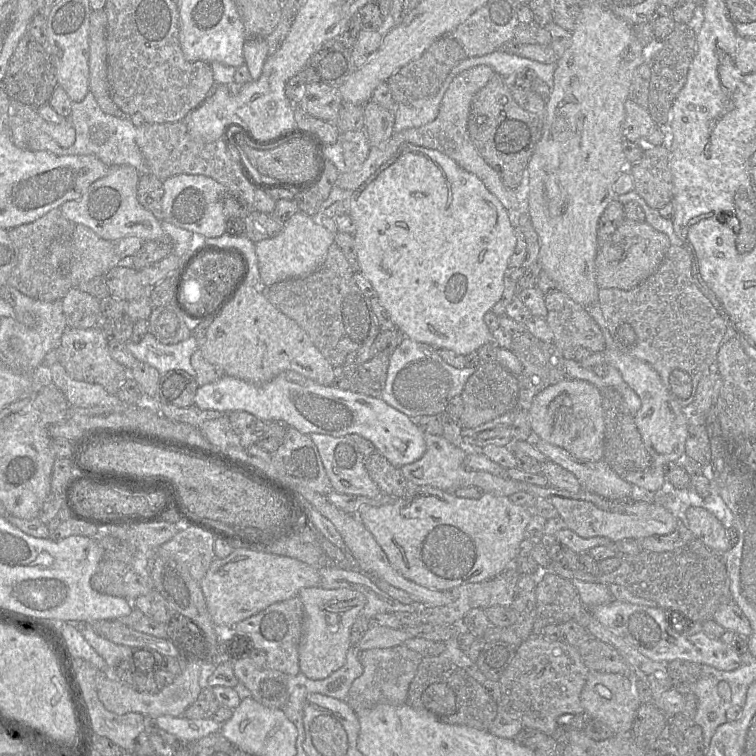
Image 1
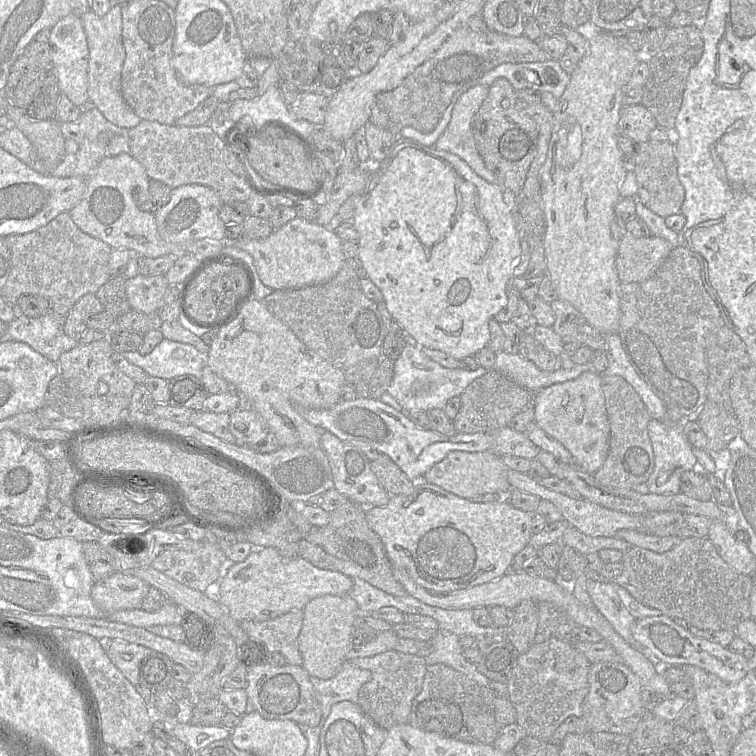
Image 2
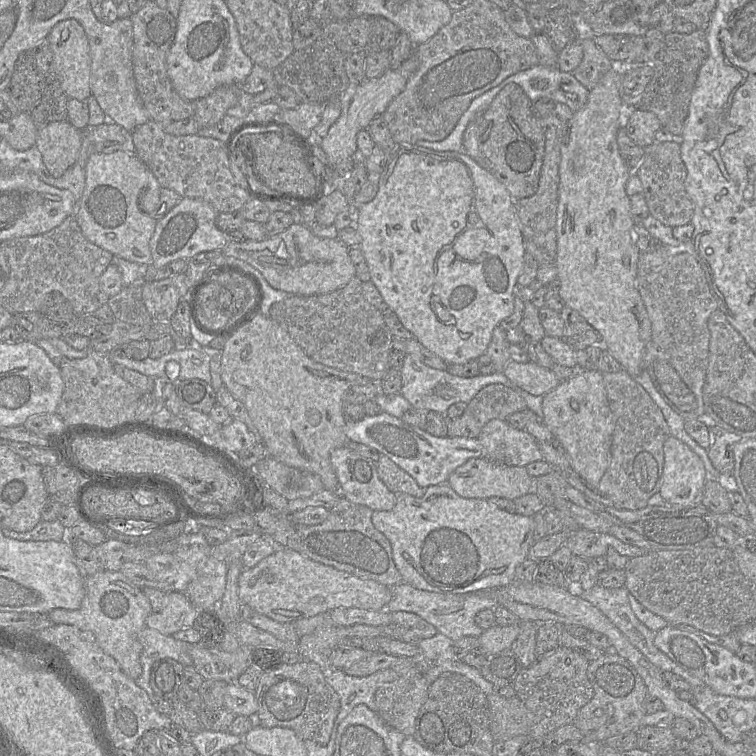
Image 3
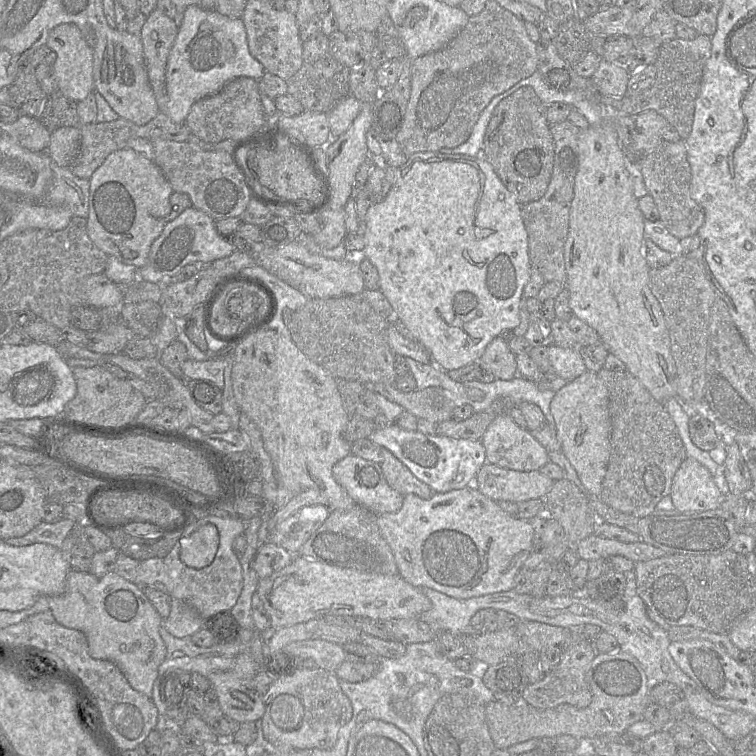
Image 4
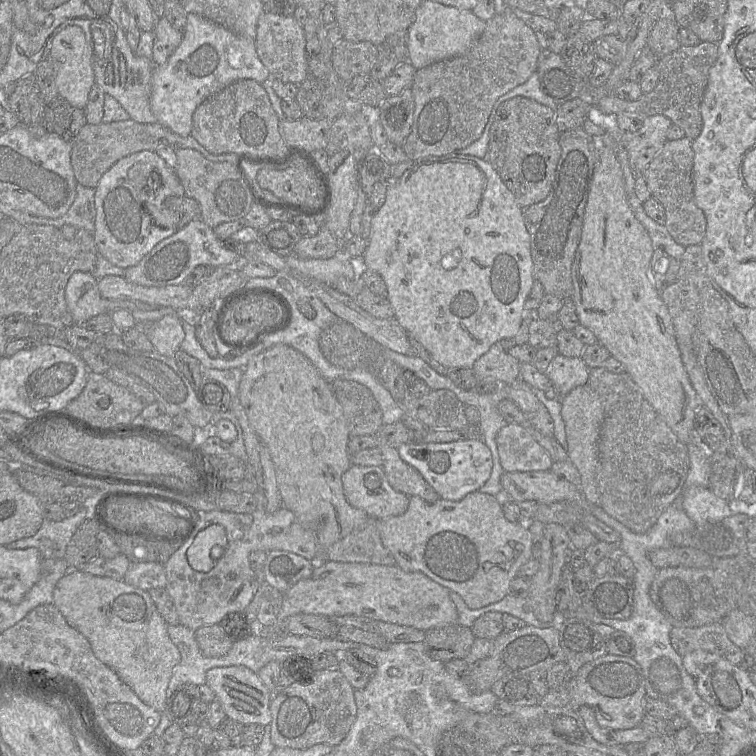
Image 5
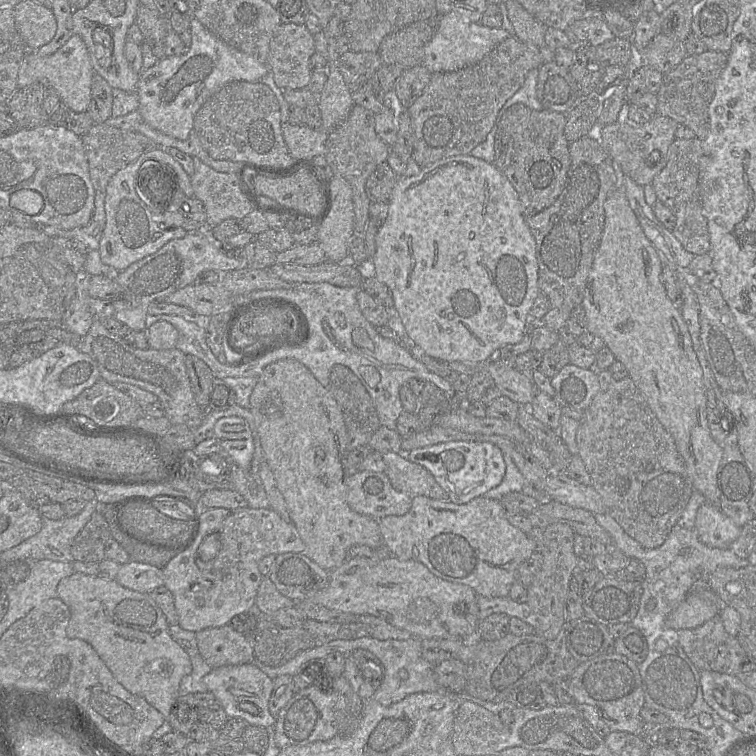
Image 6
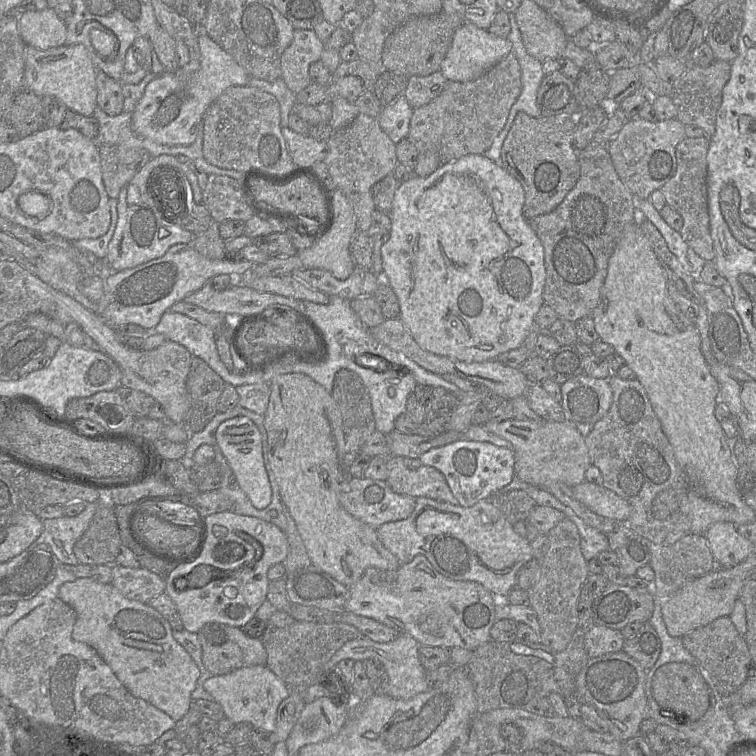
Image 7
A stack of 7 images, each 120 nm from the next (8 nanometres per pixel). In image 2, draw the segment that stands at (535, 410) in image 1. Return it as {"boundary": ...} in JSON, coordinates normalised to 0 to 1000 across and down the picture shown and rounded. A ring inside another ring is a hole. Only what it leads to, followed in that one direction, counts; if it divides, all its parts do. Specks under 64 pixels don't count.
{"boundary":[[[775,491],[762,501],[734,507],[705,521],[706,558],[755,599],[762,620],[782,628],[790,624],[804,602],[807,585],[796,497]]]}

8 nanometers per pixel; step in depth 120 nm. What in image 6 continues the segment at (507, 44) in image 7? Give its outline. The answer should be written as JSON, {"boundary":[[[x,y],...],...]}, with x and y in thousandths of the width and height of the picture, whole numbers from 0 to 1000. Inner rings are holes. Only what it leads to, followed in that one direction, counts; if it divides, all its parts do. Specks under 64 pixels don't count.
{"boundary":[[[604,16],[579,20],[579,34],[574,48],[561,66],[560,87],[570,97],[598,95],[632,83],[675,45],[661,37],[648,37],[635,29],[623,29]]]}

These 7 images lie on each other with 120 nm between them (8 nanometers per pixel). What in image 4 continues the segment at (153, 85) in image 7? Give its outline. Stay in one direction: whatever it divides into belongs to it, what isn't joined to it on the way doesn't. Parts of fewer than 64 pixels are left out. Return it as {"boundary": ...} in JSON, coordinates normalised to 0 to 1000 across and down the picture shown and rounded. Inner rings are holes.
{"boundary":[[[251,7],[243,12],[242,26],[222,74],[222,134],[216,148],[229,161],[245,164],[250,146],[259,134],[286,124],[315,102],[331,102],[343,107],[351,95],[348,86],[329,67],[327,44],[319,24],[306,24]]]}

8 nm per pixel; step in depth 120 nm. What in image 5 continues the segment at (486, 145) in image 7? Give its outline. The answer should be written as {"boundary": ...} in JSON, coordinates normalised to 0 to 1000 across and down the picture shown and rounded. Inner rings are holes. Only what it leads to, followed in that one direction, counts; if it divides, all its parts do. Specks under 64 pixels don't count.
{"boundary":[[[671,9],[665,17],[656,17],[642,29],[640,41],[614,71],[550,93],[544,114],[548,128],[548,159],[544,176],[532,192],[544,213],[567,206],[587,206],[616,196],[632,185],[656,132],[694,110],[702,98],[710,94],[716,62],[708,42],[687,25],[676,11]]]}

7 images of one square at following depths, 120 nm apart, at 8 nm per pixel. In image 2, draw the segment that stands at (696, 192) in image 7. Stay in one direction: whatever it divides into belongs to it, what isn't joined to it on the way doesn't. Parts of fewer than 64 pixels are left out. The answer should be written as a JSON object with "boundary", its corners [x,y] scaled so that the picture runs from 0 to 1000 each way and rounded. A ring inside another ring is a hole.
{"boundary":[[[857,187],[843,190],[848,192],[848,201],[836,221],[844,245],[843,258],[839,262],[847,265],[856,275],[878,290],[886,284],[901,282],[906,250],[897,235],[892,192],[884,187],[878,189]]]}

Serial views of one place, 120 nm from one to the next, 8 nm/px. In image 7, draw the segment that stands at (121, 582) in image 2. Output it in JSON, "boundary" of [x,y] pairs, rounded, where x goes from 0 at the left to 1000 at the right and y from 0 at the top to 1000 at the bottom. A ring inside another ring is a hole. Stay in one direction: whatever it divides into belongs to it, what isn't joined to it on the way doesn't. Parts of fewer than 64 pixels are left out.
{"boundary":[[[102,765],[82,772],[77,791],[101,810],[97,847],[126,858],[177,922],[201,931],[231,955],[242,950],[255,930],[253,918],[259,909],[265,888],[251,865],[229,844],[226,827],[208,807],[196,798],[167,791],[147,771],[132,771],[123,765]]]}

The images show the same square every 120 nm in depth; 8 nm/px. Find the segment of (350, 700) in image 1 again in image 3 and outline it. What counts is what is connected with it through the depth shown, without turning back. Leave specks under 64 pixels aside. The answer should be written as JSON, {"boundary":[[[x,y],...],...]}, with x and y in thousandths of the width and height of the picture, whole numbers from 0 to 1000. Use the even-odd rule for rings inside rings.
{"boundary":[[[504,861],[484,872],[474,873],[452,886],[464,894],[481,896],[508,885],[521,886],[526,890],[526,897],[520,902],[509,903],[496,915],[499,944],[512,959],[536,974],[548,975],[550,950],[558,933],[565,926],[570,905],[558,893],[545,869],[521,868]]]}

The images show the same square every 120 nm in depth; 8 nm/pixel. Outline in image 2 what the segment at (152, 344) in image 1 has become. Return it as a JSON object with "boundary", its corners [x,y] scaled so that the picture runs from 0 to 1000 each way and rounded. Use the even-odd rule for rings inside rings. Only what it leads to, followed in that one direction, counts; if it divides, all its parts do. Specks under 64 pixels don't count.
{"boundary":[[[216,448],[200,467],[188,470],[183,464],[160,467],[173,481],[188,487],[197,497],[225,503],[238,496],[255,496],[267,500],[267,489],[275,483],[275,468],[267,467],[251,455]]]}

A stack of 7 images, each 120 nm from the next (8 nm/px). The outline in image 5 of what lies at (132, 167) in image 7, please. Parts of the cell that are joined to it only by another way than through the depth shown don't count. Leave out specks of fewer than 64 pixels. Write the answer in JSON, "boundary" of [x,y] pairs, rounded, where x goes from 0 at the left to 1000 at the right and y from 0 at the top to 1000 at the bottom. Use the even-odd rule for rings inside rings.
{"boundary":[[[173,156],[165,160],[144,163],[114,163],[106,171],[104,176],[93,185],[95,190],[94,217],[102,241],[112,247],[126,250],[136,230],[143,226],[157,210],[189,198],[205,200],[210,193],[221,193],[222,177],[226,175],[228,173],[222,168],[212,164],[210,161],[184,163]]]}

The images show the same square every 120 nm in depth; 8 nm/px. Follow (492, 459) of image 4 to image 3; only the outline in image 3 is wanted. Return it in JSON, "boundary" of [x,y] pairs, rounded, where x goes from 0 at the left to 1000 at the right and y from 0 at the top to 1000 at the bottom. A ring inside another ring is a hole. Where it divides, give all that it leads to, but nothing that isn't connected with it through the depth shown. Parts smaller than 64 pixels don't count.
{"boundary":[[[652,554],[638,567],[632,581],[638,589],[638,604],[672,616],[696,618],[700,612],[718,608],[710,582],[696,569],[676,563],[671,556]]]}

